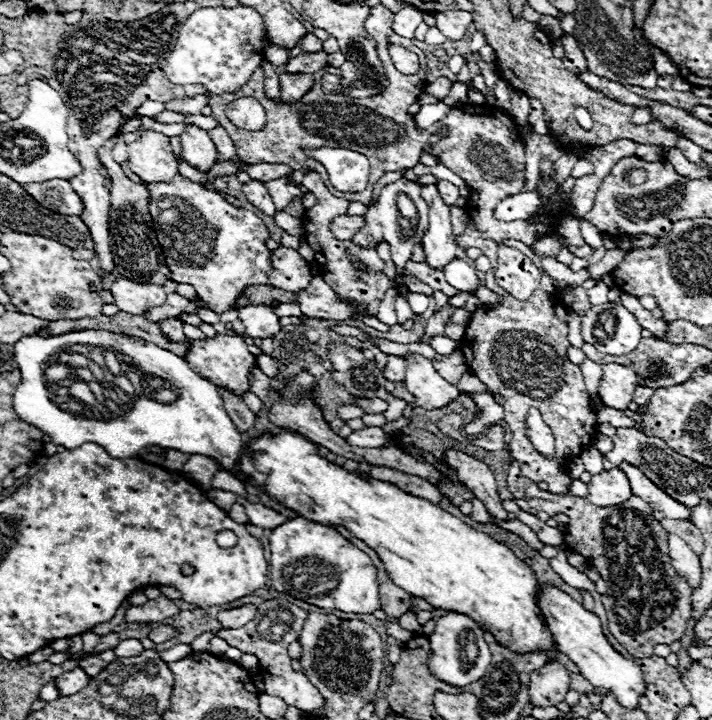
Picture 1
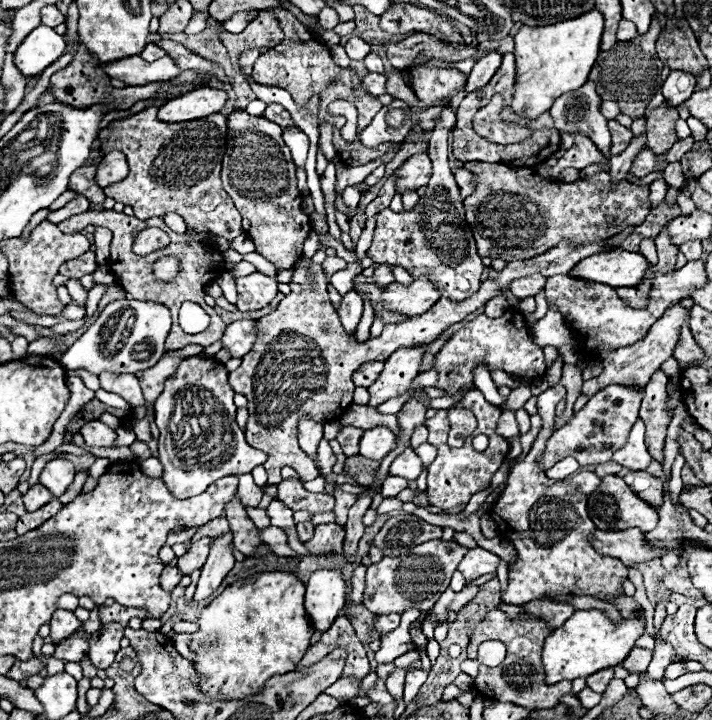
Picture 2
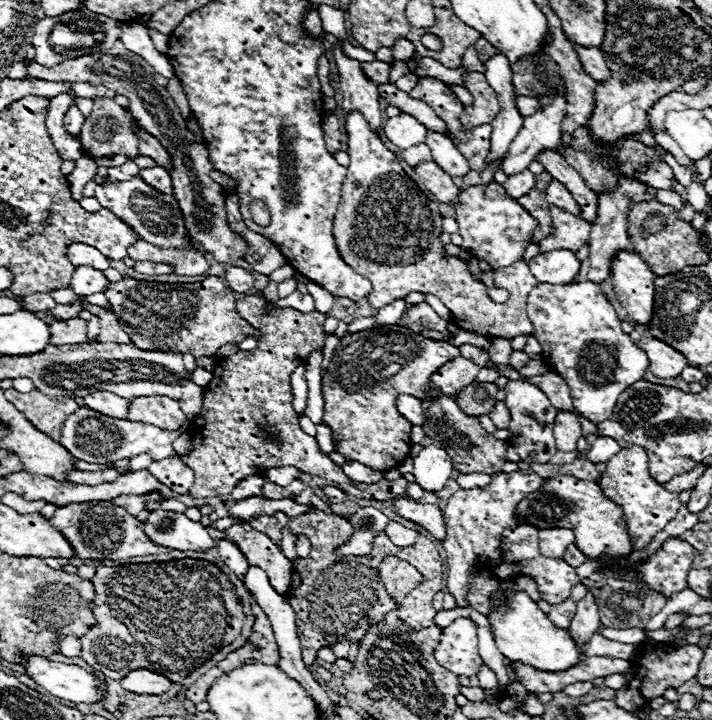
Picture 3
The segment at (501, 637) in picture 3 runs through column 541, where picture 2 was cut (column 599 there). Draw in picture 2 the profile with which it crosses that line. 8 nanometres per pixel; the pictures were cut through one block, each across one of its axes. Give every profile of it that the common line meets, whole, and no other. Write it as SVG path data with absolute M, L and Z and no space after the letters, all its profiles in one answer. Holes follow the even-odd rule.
M576 610L570 620L556 628L544 642L542 662L546 668L546 682L556 684L560 680L588 678L602 668L618 666L636 646L636 640L644 634L644 630L646 616L632 616L628 620L622 618L620 622L612 622L602 610Z

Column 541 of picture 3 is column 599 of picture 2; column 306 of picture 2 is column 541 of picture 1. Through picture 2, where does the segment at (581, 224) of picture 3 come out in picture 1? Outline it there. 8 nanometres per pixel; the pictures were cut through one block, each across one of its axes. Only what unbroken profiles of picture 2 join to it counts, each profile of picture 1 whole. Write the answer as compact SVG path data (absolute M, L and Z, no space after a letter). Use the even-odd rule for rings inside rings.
M542 270L542 282L536 294L528 300L516 300L506 294L488 272L484 286L502 296L500 304L488 304L478 308L460 340L466 364L476 378L480 378L492 392L504 396L504 420L512 430L512 446L506 450L518 460L520 472L536 482L546 482L554 494L564 492L572 480L566 472L566 464L582 454L594 434L598 432L596 412L590 408L588 390L580 372L580 366L572 364L566 356L568 342L568 310L558 298L558 290L550 282L550 276ZM516 330L516 332L514 332ZM530 332L530 334L524 334ZM528 408L538 408L544 422L550 426L556 440L556 458L546 460L538 454L526 438L524 418Z

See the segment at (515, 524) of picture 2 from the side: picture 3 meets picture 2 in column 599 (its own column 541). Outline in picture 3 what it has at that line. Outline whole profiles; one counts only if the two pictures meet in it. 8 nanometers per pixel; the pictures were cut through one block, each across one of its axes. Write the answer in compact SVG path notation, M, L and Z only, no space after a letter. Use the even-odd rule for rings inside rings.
M512 472L492 478L486 488L458 490L448 506L446 516L446 540L442 542L448 562L448 592L454 596L460 608L470 608L466 596L472 576L480 570L488 570L494 576L530 576L538 584L542 600L550 604L560 604L570 598L570 590L580 582L576 570L562 558L546 558L538 548L538 528L530 524L520 524L516 518L516 506L528 494L536 492L544 484L544 478L536 472Z

